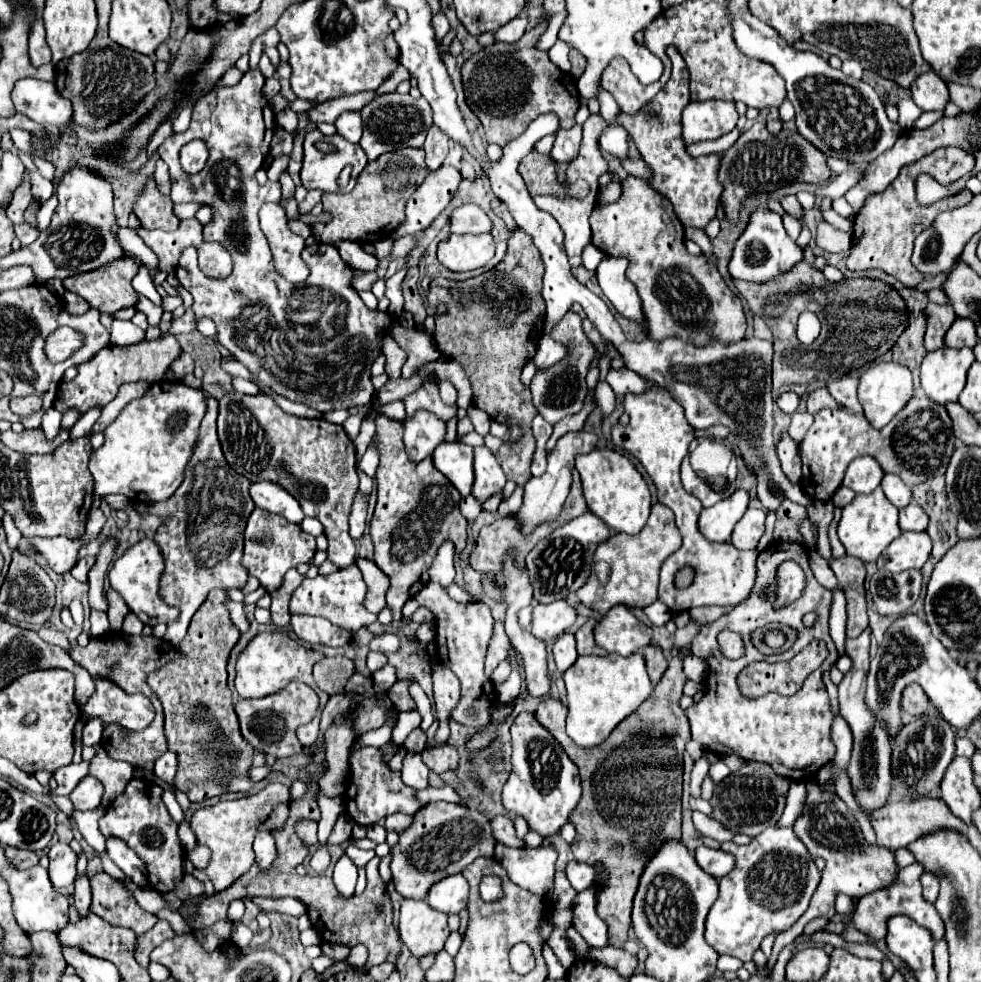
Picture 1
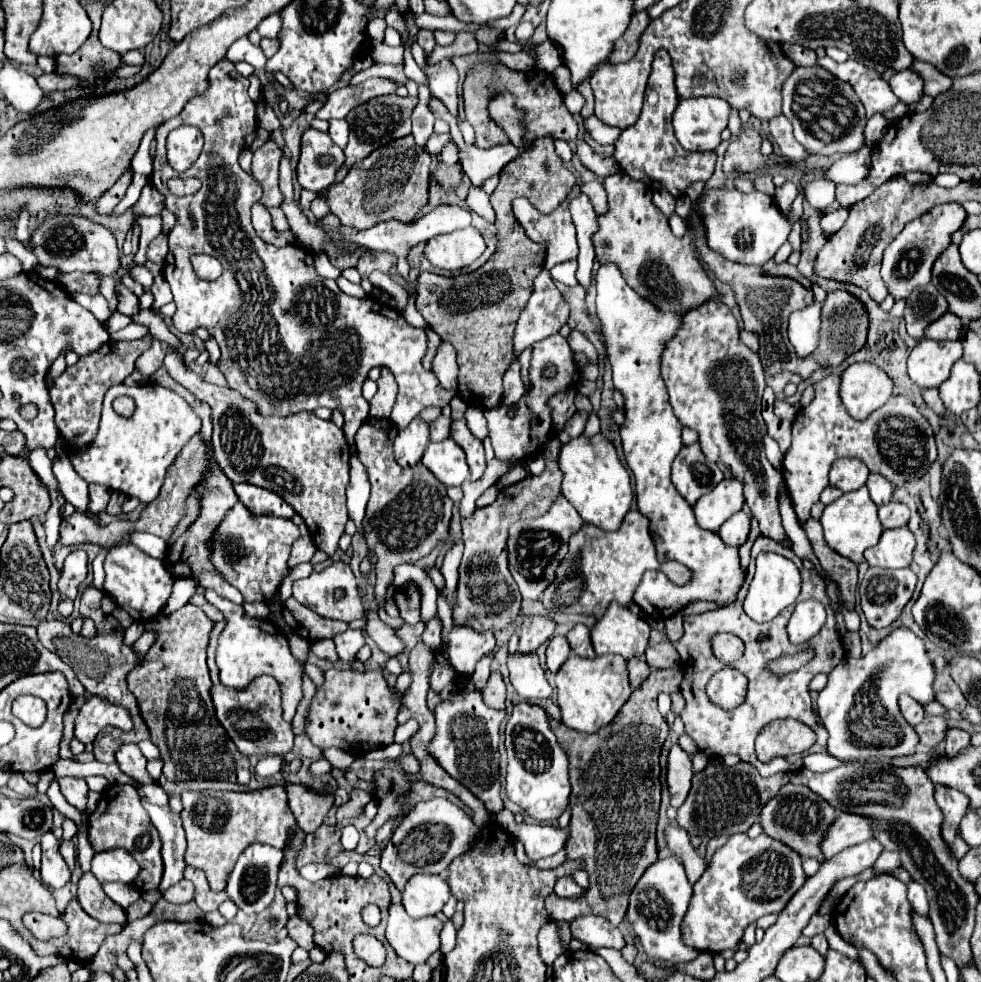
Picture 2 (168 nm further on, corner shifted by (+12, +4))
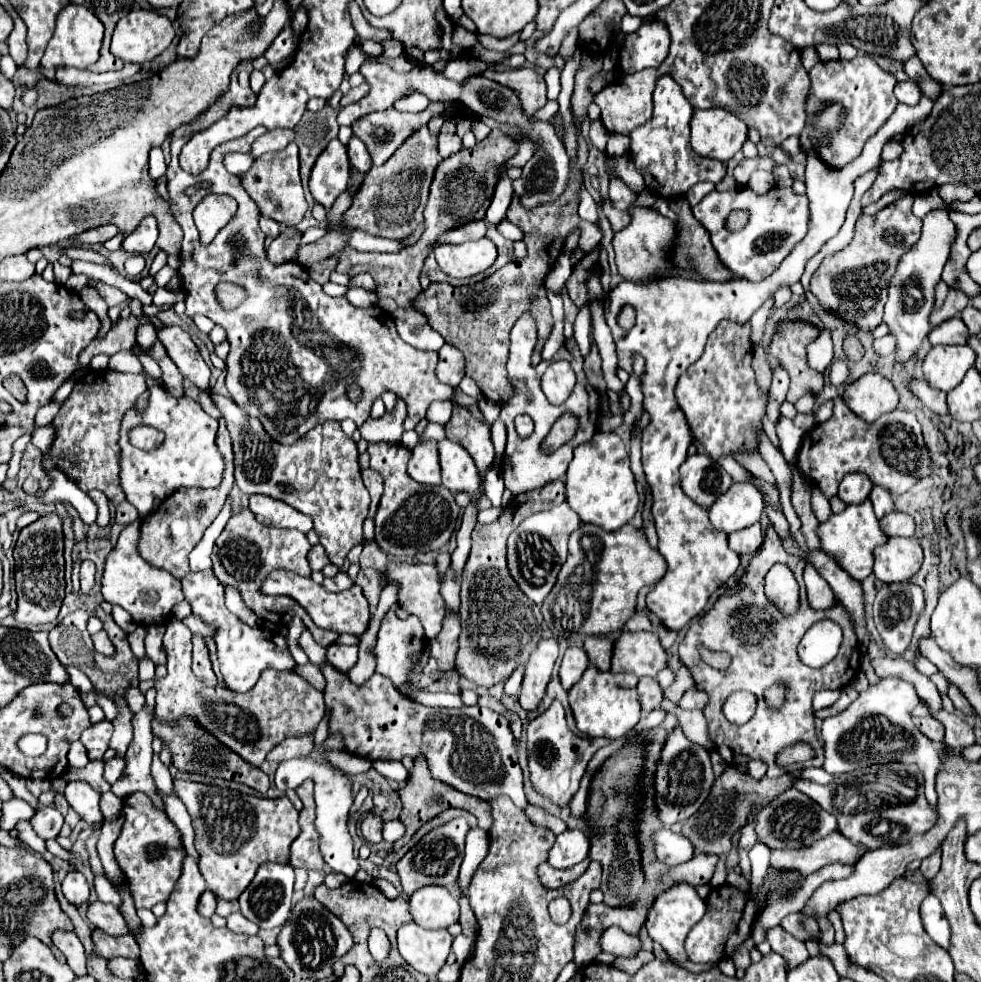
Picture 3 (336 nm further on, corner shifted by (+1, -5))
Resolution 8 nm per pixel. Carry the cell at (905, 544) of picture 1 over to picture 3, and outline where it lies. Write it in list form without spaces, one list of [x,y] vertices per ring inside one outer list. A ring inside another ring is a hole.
[[[889,538],[885,546],[875,550],[873,574],[881,582],[909,580],[923,562],[923,550],[917,538]]]

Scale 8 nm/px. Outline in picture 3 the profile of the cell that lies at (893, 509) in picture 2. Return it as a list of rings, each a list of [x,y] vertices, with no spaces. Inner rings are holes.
[[[891,512],[883,516],[881,528],[887,536],[913,536],[915,534],[915,522],[911,522],[911,516],[903,512]]]

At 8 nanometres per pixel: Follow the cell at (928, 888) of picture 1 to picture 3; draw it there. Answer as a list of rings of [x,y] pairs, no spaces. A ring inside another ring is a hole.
[[[931,894],[921,904],[921,920],[933,942],[943,946],[943,950],[947,950],[947,946],[951,944],[951,928],[947,926],[941,902]]]

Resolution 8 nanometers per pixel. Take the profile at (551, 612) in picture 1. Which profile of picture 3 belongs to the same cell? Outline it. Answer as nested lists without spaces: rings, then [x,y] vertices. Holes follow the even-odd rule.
[[[553,638],[541,640],[537,650],[531,654],[525,668],[525,680],[519,692],[519,702],[525,710],[533,710],[541,702],[557,656],[559,656],[559,646],[557,640]]]

